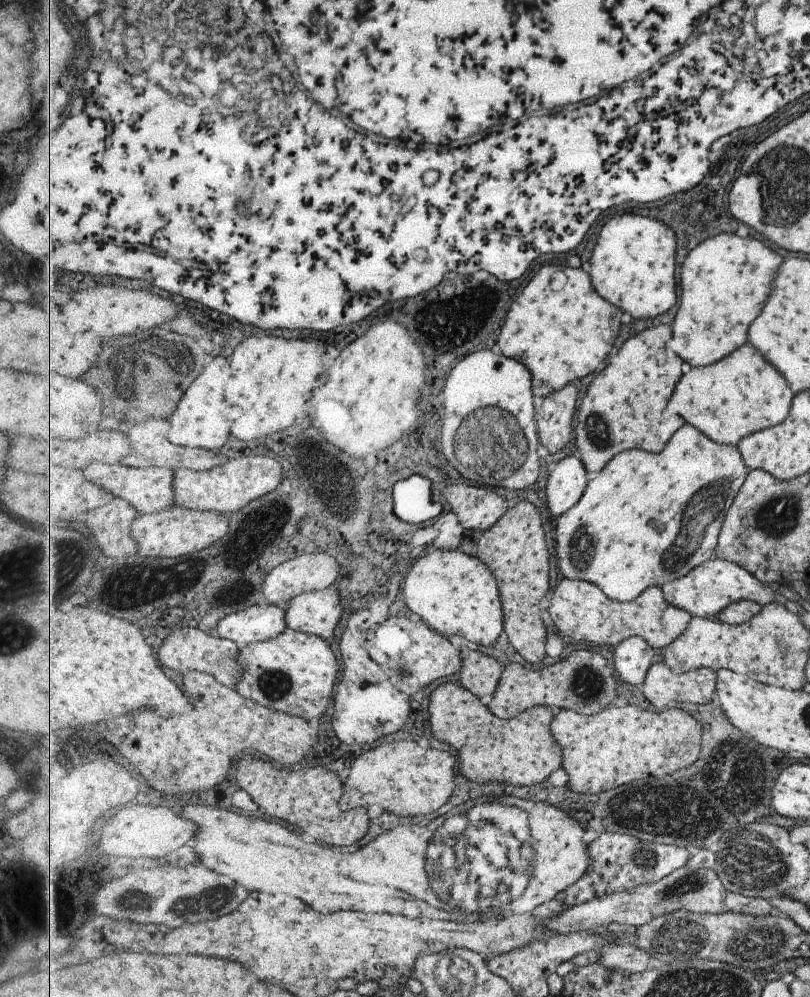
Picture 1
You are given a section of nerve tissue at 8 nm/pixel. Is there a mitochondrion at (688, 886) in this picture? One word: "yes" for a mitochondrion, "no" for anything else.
yes

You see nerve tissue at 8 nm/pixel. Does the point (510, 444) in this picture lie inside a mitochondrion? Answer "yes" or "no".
yes

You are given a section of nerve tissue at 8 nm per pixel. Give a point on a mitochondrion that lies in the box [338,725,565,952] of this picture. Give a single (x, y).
(451, 871)

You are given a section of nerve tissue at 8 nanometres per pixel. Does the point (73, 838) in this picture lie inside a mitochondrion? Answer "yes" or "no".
no

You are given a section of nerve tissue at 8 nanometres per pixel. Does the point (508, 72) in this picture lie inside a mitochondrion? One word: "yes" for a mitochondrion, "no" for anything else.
no

